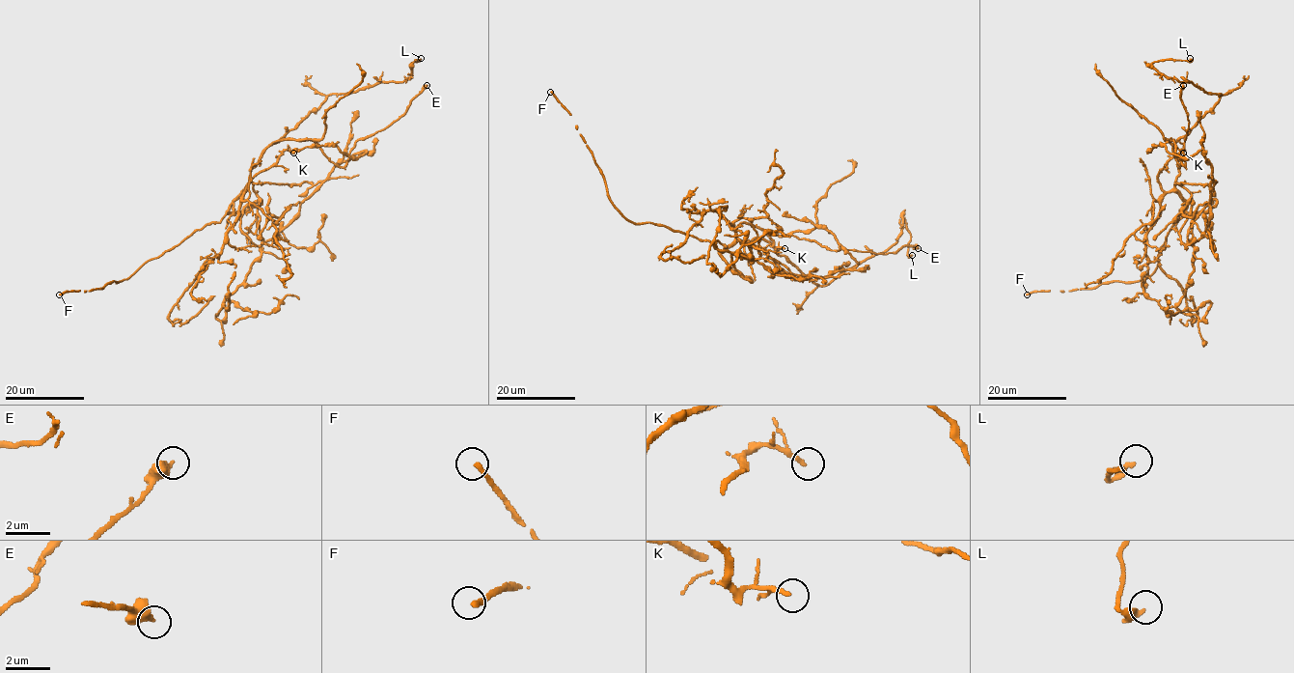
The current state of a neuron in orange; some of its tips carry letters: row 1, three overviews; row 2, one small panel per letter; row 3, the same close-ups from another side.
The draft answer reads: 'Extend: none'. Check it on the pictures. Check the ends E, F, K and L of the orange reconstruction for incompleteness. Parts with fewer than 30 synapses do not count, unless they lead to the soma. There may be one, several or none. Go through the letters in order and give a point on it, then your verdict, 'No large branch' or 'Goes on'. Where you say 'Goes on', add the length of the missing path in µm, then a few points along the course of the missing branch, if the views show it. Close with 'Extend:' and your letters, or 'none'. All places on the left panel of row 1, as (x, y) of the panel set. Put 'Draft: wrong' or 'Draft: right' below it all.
E: Place: (426, 85). No large branch
F: Place: (59, 294). Goes on. Missing length about 15 µm. Course of what is missing: (59, 294), (45, 306), (40, 322), (30, 332), (22, 335)
K: Place: (293, 153). No large branch
L: Place: (421, 58). No large branch
Extend: F
Draft: wrong

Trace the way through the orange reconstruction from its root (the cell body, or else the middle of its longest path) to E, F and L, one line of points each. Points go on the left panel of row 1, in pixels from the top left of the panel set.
E: (253, 185), (249, 176), (261, 154), (285, 139), (313, 140), (344, 167), (358, 140), (391, 125), (426, 85)
F: (253, 185), (248, 184), (219, 222), (195, 230), (171, 249), (147, 261), (128, 278), (102, 288), (59, 294)
L: (253, 185), (251, 169), (263, 150), (328, 96), (403, 81), (411, 75), (411, 64), (421, 58)

